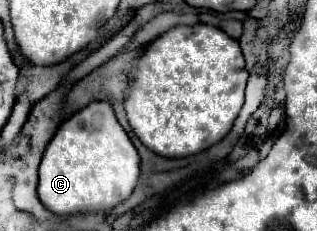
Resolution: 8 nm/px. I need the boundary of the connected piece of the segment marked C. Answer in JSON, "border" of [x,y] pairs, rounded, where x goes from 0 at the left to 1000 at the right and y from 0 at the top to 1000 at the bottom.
{"border":[[[293,437],[256,481],[230,489],[211,524],[192,532],[174,593],[155,610],[129,714],[123,714],[123,861],[180,931],[230,931],[249,913],[350,905],[413,844],[438,775],[438,662],[420,636],[407,584],[375,541],[363,481],[344,437]]]}

